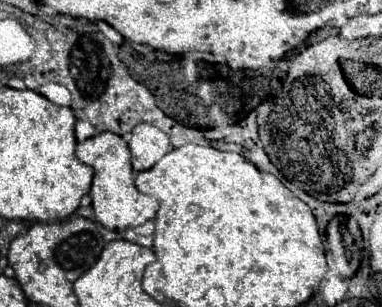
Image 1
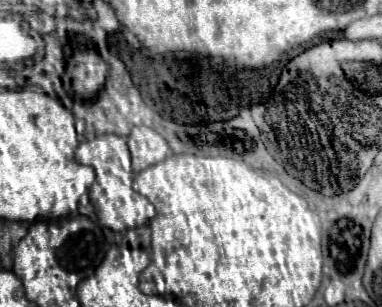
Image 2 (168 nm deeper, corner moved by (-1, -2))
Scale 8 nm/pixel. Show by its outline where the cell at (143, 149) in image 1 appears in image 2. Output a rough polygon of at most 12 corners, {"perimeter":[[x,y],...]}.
{"perimeter":[[150,127],[128,135],[132,171],[140,173],[170,153]]}

